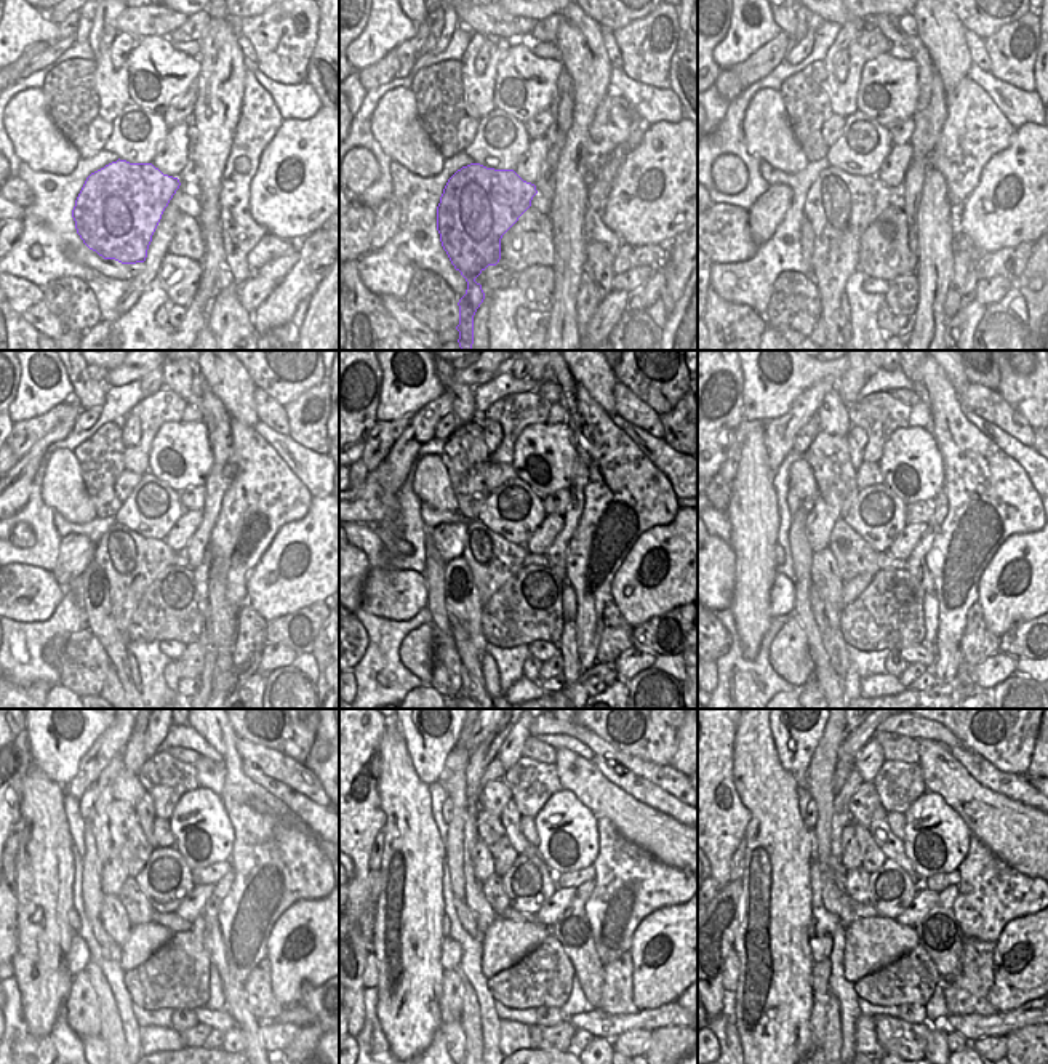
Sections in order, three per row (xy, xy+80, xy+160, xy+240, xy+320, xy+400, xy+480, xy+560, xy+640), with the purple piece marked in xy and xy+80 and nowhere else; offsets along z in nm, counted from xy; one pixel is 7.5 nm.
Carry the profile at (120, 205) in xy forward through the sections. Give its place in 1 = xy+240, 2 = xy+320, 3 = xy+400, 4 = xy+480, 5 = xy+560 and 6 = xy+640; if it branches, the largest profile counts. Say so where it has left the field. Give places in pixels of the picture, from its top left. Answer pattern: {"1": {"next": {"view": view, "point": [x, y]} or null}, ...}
{"1": {"next": {"view": "xy+240", "point": [130, 562]}}, "2": {"next": {"view": "xy+320", "point": [493, 560]}}, "3": {"next": {"view": "xy+400", "point": [855, 557]}}, "4": {"next": {"view": "xy+480", "point": [138, 908]}}, "5": {"next": {"view": "xy+560", "point": [493, 888]}}, "6": {"next": {"view": "xy+640", "point": [856, 880]}}}

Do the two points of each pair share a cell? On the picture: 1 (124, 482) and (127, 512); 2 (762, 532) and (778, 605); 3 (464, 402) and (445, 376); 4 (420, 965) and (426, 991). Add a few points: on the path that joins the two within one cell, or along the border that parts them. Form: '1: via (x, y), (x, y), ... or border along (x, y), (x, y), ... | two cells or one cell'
1: border along (141, 476), (141, 480), (124, 501) | two cells
2: border along (778, 573), (770, 591), (772, 616) | two cells
3: via (463, 396), (450, 383) | one cell
4: via (420, 972), (420, 984) | one cell

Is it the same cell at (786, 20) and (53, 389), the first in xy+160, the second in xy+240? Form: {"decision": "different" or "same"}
{"decision": "different"}

